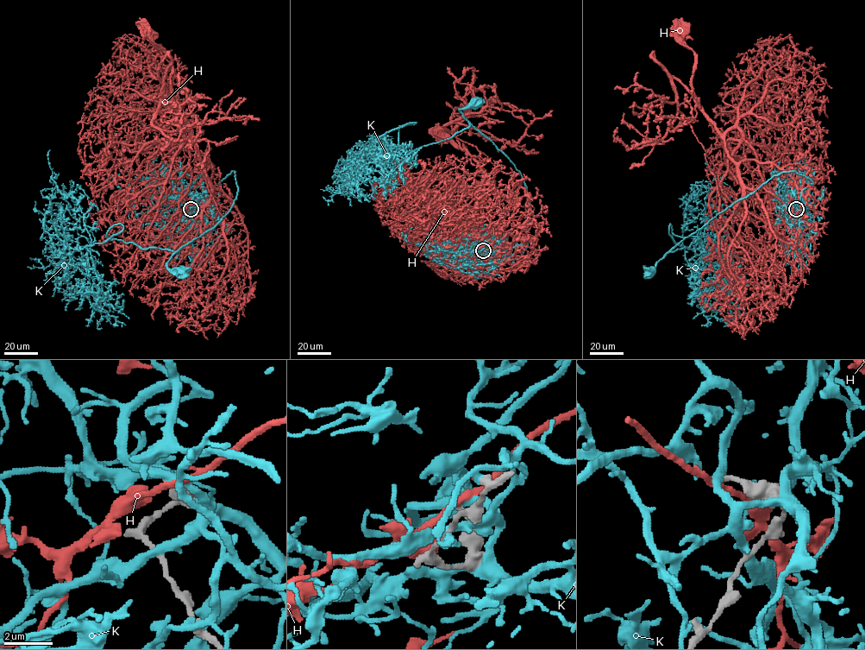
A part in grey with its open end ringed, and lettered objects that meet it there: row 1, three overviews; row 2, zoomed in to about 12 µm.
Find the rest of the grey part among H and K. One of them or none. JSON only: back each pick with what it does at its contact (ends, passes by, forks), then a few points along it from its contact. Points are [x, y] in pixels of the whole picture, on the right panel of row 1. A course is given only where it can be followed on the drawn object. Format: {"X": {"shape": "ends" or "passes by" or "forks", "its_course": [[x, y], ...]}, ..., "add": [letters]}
{"add": []}

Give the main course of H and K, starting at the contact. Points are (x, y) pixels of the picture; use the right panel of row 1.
H: (796, 209), (743, 184), (716, 124), (652, 54), (675, 93), (669, 129), (691, 117), (656, 119)
K: (796, 209), (804, 215), (802, 191), (812, 182), (794, 171), (774, 174), (673, 246), (648, 271)

